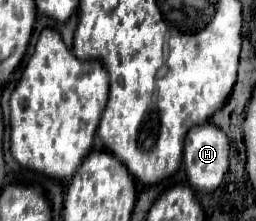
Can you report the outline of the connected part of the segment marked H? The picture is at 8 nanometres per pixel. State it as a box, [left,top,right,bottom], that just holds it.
[184,122,230,192]

